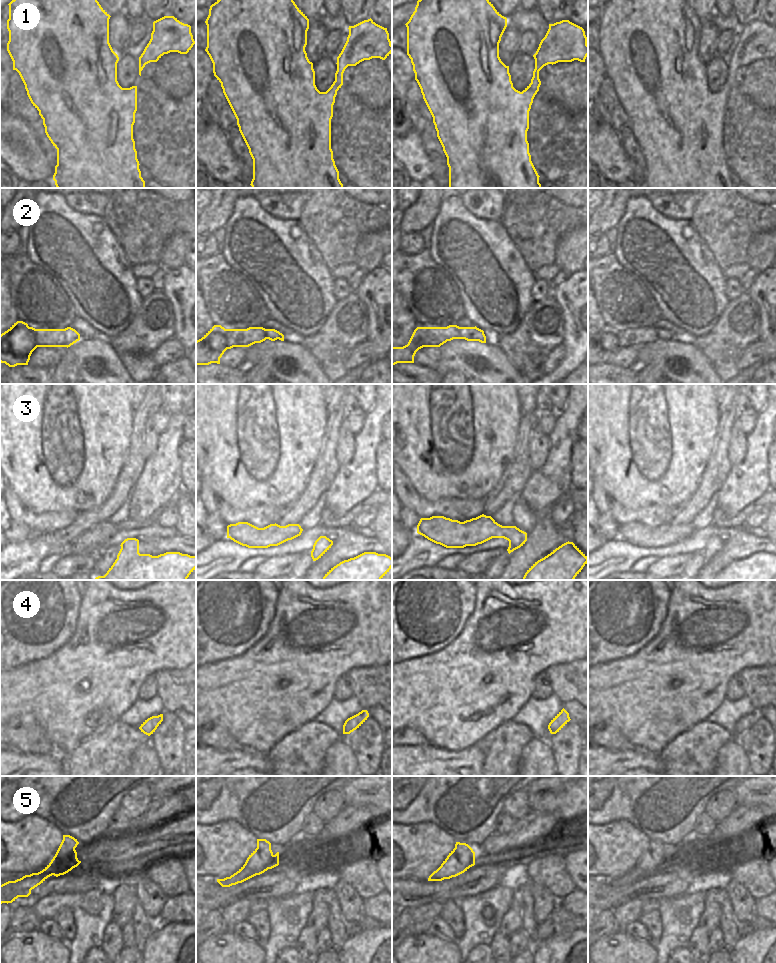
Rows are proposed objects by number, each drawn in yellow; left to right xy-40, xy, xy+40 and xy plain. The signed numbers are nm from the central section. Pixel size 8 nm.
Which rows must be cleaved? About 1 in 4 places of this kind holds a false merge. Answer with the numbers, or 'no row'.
no row

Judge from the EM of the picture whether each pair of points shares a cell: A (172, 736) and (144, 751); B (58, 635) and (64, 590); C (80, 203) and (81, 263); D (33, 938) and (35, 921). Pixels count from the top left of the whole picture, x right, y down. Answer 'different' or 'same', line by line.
A: different
B: same
C: different
D: different

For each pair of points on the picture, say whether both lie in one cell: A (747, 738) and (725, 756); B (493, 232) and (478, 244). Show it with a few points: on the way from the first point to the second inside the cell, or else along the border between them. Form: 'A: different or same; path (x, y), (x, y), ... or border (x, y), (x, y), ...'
A: different; border (735, 737), (746, 753), (749, 765)
B: same; path (488, 235), (480, 235), (479, 239)

